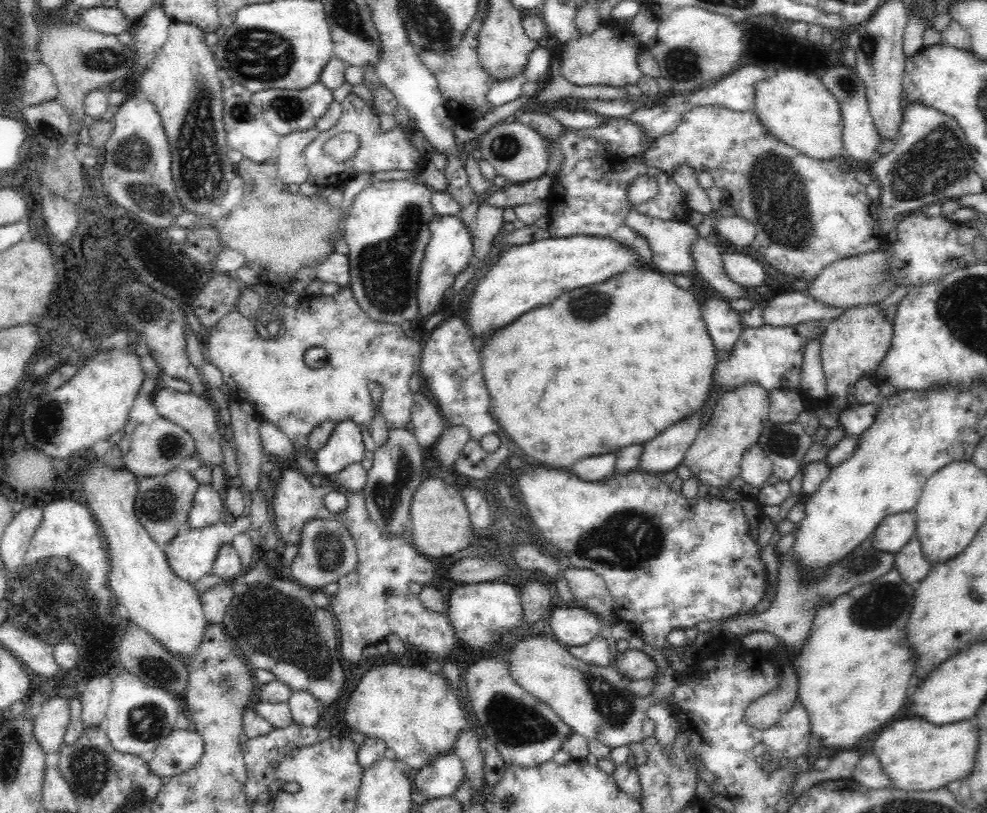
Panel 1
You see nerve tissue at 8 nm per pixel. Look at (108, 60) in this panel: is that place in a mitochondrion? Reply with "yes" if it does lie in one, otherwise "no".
yes

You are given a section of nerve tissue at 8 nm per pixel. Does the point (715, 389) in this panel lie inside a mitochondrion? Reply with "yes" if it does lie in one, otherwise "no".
no

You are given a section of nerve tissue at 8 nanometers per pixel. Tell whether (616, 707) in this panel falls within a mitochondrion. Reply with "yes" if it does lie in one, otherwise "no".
yes

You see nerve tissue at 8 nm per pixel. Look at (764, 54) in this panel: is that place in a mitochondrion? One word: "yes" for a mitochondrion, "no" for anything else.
no

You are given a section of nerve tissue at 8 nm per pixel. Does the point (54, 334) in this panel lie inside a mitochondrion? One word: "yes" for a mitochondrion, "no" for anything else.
no

